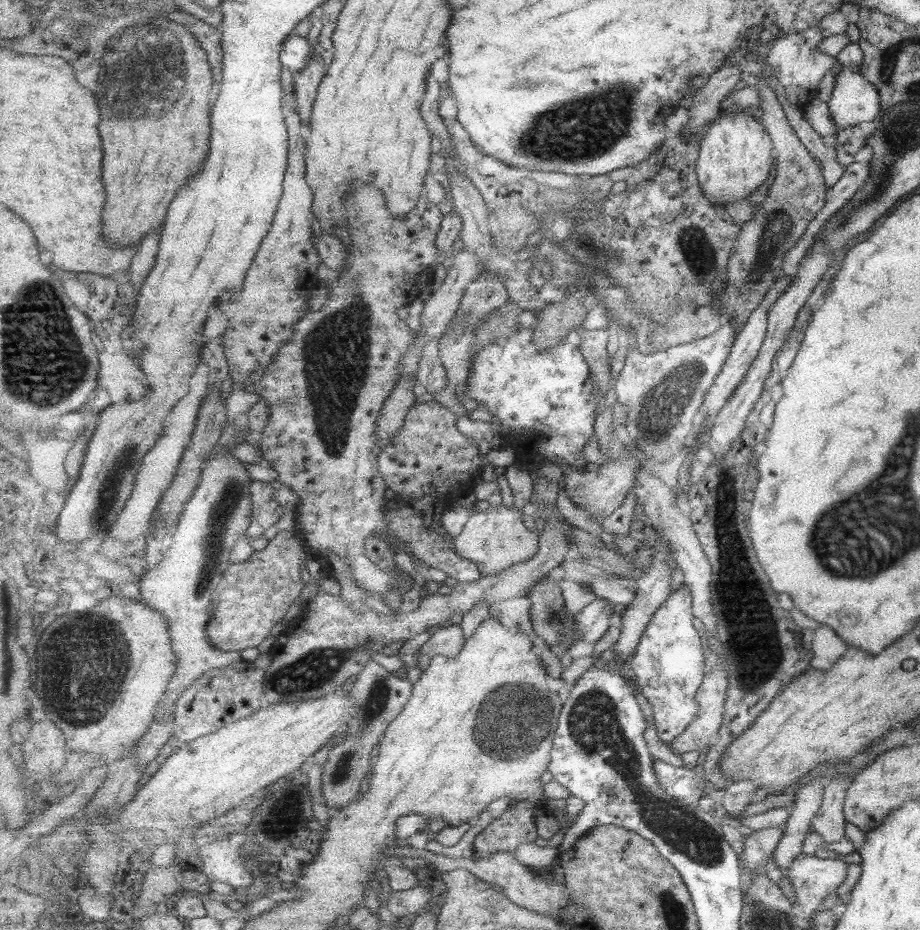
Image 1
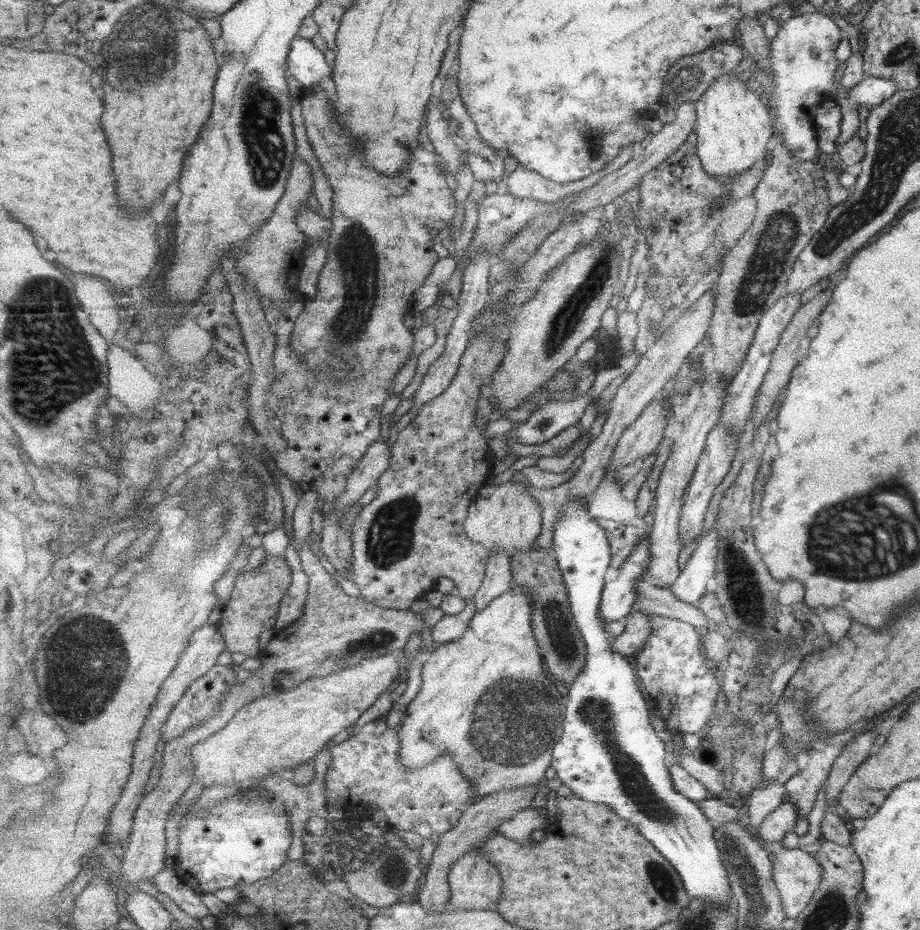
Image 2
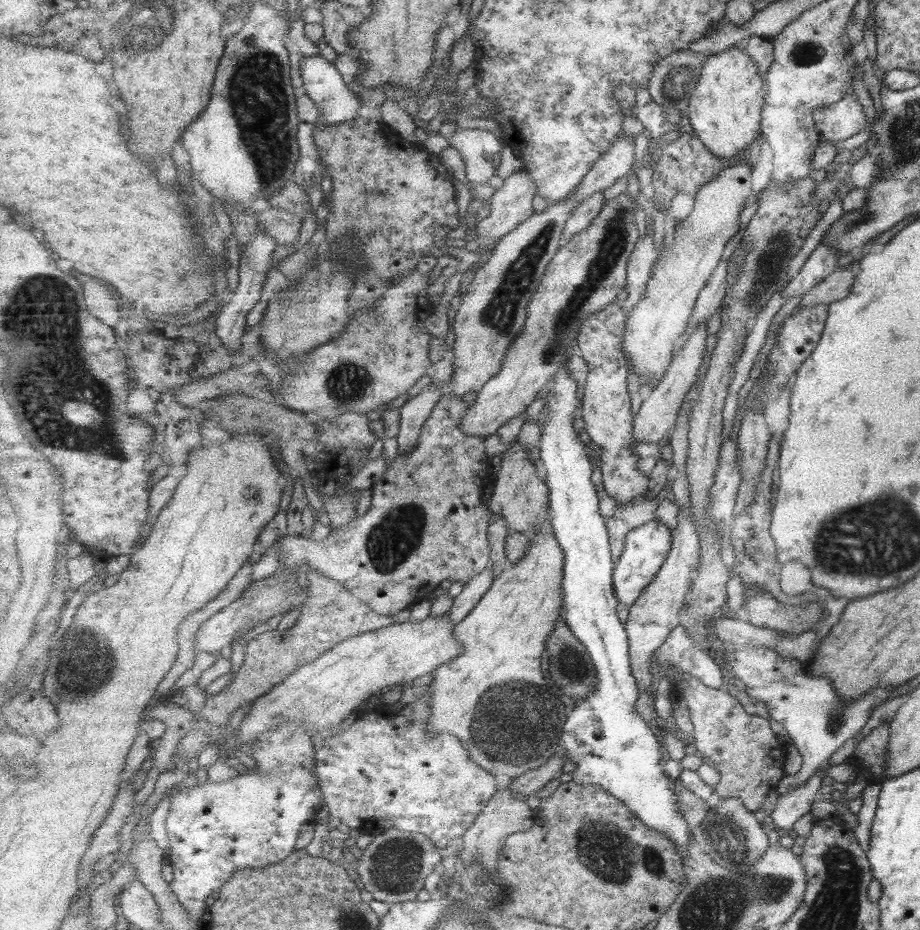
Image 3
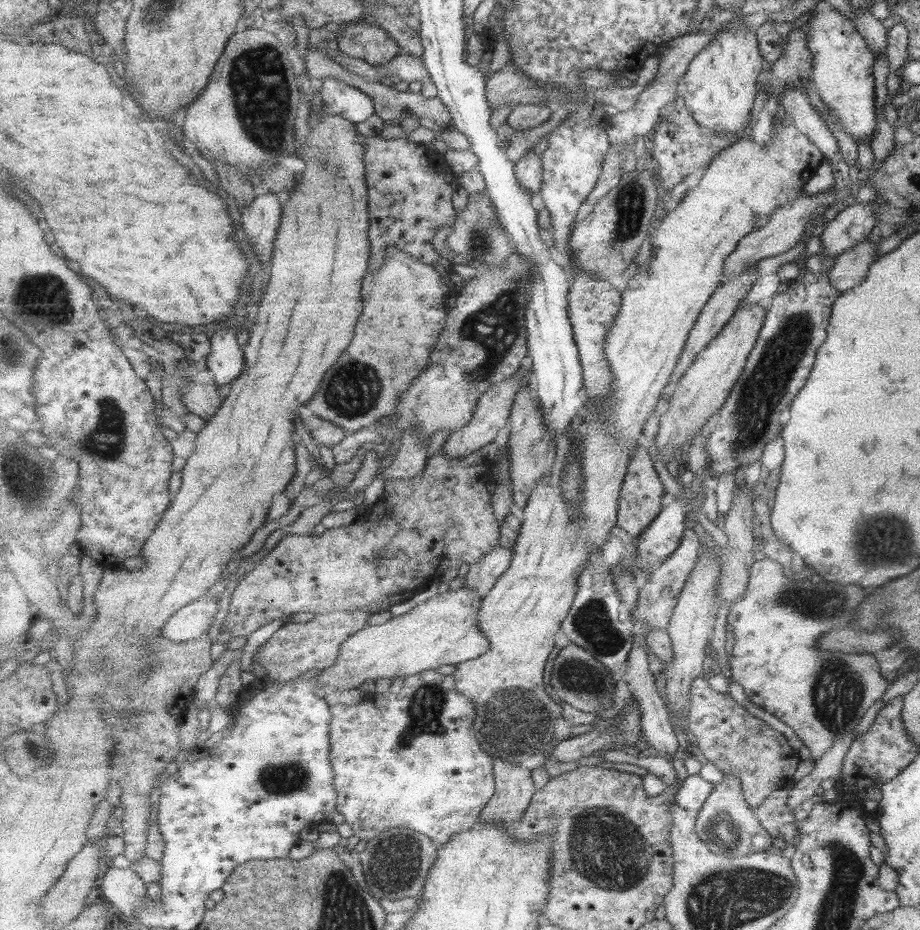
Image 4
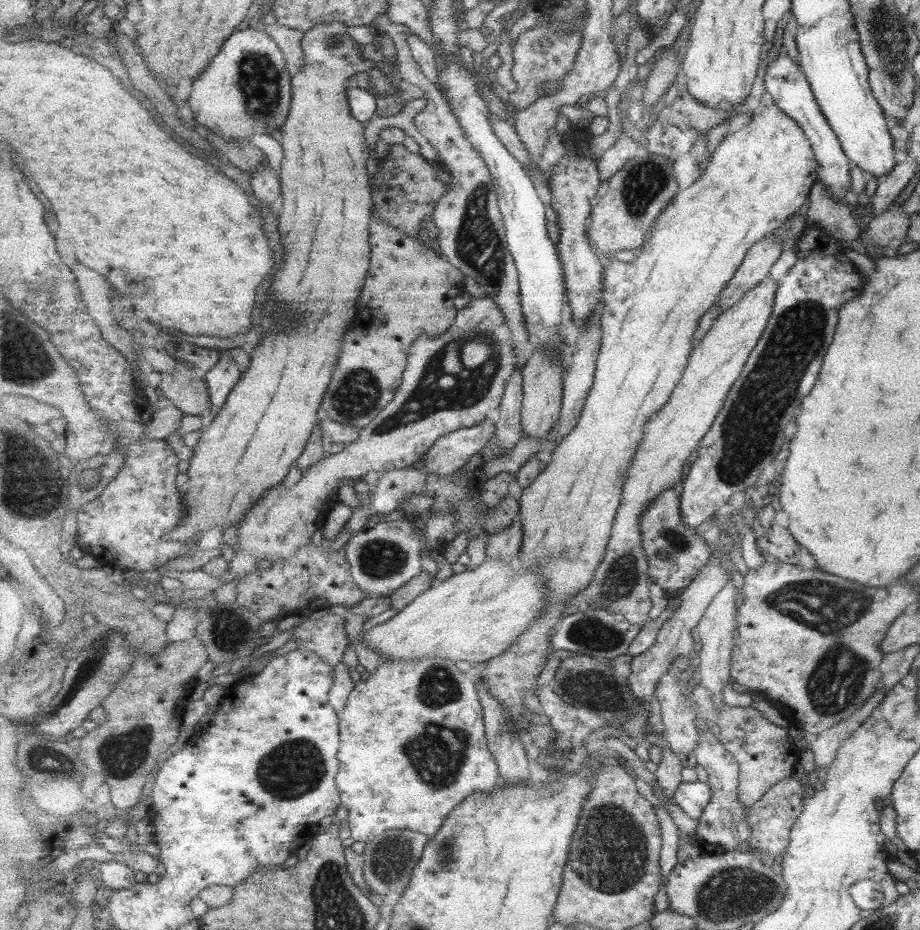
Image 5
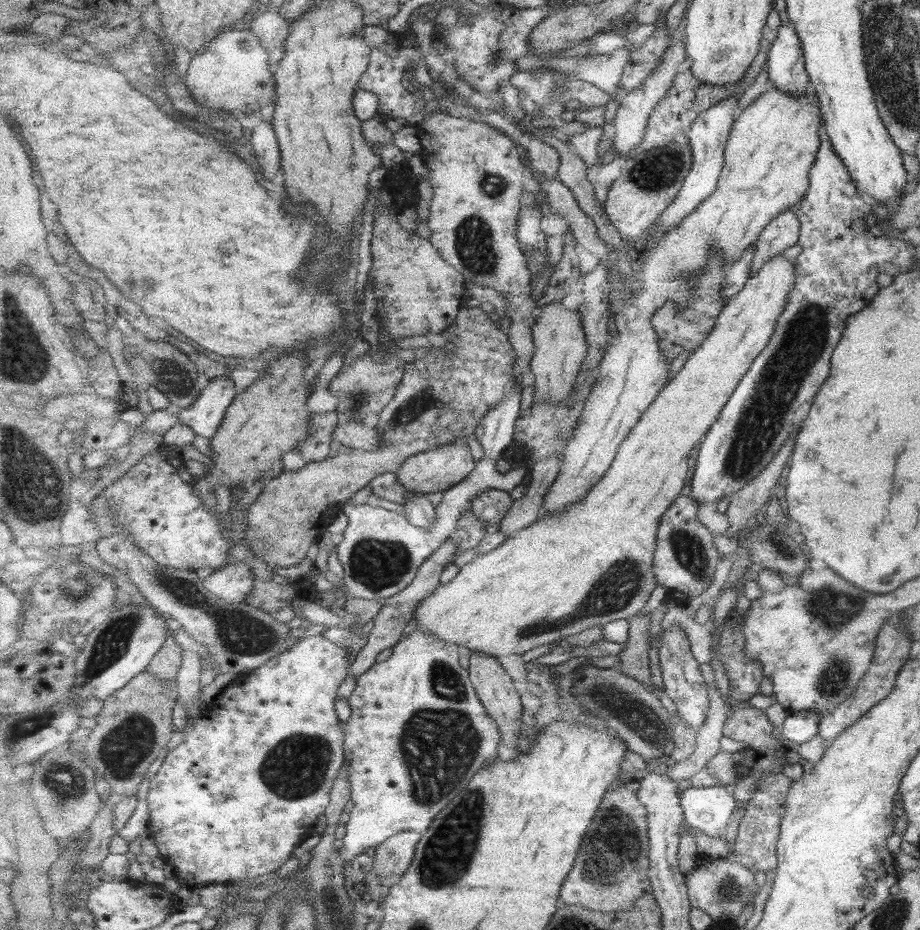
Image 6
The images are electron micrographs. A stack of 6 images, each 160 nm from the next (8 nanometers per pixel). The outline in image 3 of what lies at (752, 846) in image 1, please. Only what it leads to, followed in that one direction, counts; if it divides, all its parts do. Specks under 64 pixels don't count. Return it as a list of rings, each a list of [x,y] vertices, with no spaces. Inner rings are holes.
[[[817,772],[817,775],[811,776],[801,787],[787,790],[777,798],[776,807],[770,817],[779,832],[791,829],[801,816],[810,812],[811,803],[819,796],[824,777],[825,772]]]

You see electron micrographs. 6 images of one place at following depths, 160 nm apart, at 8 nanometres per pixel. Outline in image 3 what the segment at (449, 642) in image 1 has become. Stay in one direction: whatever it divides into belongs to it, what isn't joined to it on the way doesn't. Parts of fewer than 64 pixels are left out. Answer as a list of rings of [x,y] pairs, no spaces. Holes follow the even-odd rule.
[[[491,565],[463,586],[463,590],[454,598],[449,610],[450,618],[454,620],[454,624],[461,623],[478,606],[483,595],[490,591],[496,578]]]

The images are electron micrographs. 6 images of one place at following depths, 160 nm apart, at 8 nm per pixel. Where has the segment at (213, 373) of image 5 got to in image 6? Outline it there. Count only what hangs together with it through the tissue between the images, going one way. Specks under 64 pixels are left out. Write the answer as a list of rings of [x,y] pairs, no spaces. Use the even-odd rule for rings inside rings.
[[[225,375],[208,380],[208,384],[189,409],[176,407],[175,404],[167,409],[173,410],[181,422],[190,426],[197,435],[210,441],[218,433],[217,429],[225,420],[227,410],[237,395],[235,382],[229,375]]]

